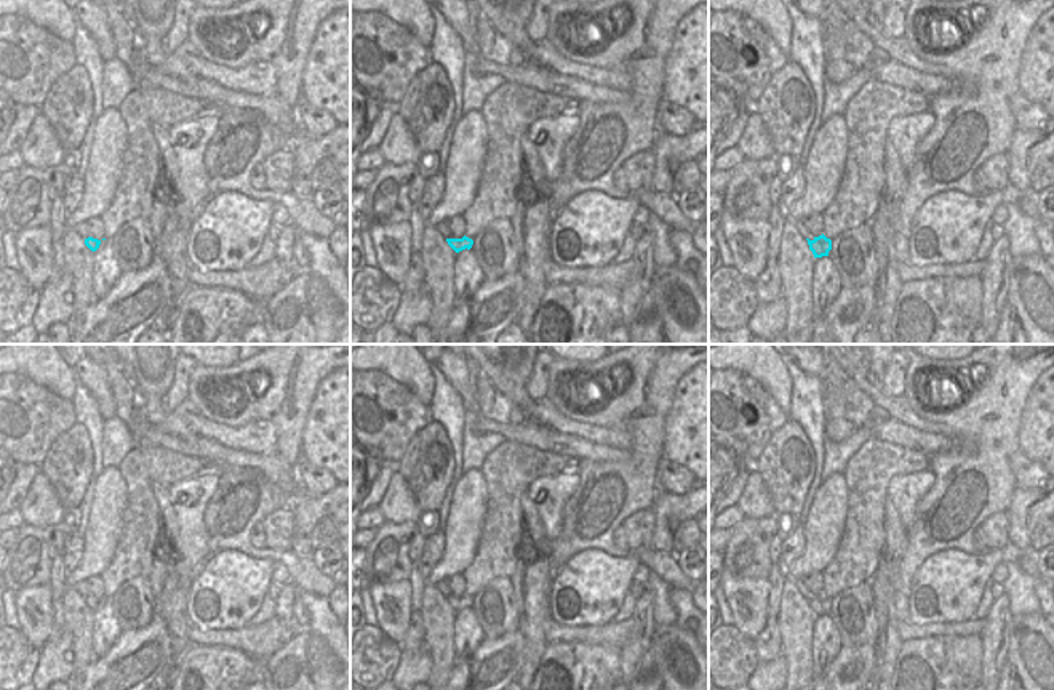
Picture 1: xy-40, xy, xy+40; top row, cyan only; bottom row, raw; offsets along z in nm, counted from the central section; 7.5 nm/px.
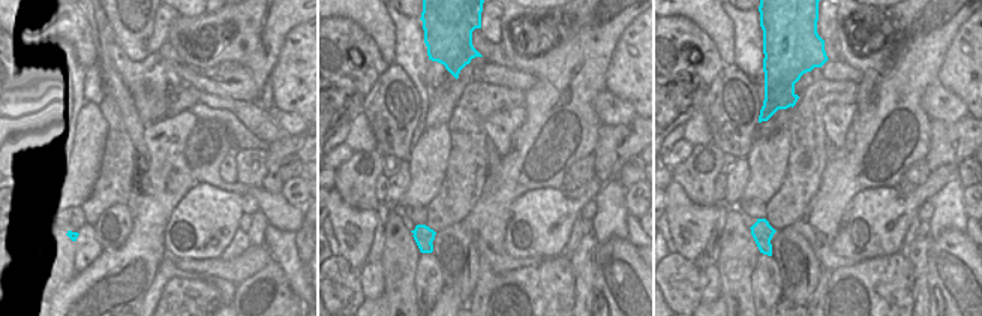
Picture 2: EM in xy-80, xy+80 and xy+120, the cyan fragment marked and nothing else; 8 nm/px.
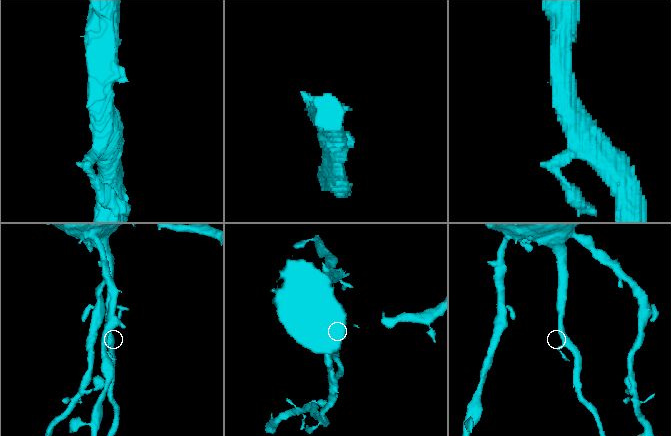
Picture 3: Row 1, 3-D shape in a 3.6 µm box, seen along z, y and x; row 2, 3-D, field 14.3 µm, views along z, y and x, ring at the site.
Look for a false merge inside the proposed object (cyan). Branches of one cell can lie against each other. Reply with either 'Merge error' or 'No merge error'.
Merge error.

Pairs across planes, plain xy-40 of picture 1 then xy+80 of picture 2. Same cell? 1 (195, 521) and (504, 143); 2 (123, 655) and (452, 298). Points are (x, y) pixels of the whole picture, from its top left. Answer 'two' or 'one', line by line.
1: one
2: one

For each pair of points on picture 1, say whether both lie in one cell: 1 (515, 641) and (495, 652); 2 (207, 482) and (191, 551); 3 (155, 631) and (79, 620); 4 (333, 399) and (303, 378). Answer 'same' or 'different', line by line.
1: same
2: same
3: different
4: different

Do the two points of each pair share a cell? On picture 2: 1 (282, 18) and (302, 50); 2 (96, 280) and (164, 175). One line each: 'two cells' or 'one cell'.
1: two cells
2: one cell

